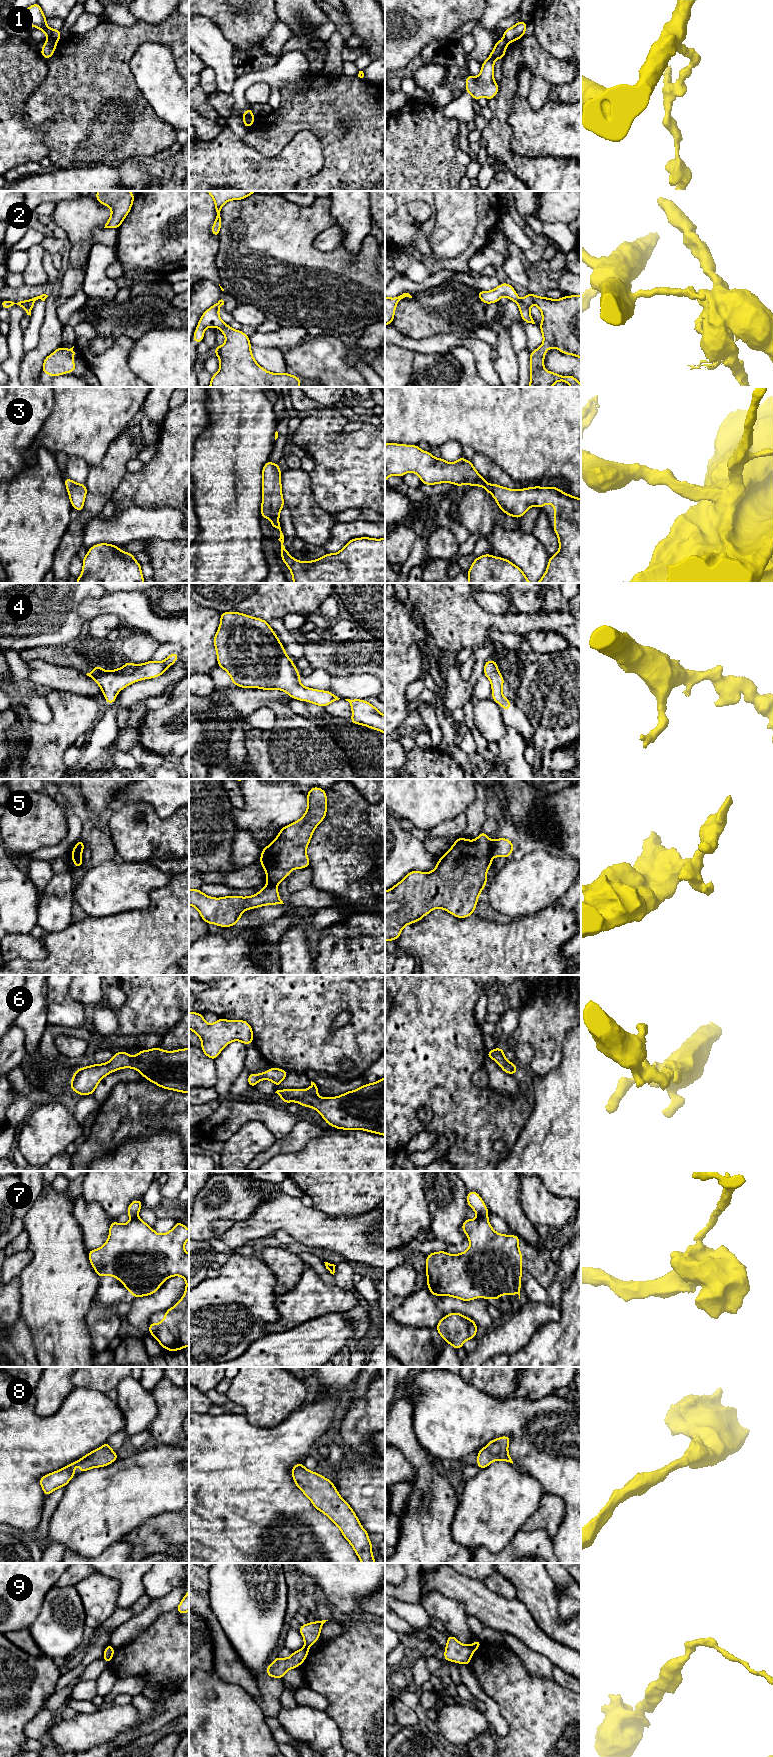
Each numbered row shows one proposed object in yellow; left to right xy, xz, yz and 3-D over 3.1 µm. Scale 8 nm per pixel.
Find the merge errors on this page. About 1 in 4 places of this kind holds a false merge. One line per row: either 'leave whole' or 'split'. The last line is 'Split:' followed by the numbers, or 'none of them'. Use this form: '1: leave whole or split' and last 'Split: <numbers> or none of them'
1: split
2: split
3: leave whole
4: leave whole
5: split
6: leave whole
7: split
8: leave whole
9: split
Split: 1, 2, 5, 7, 9

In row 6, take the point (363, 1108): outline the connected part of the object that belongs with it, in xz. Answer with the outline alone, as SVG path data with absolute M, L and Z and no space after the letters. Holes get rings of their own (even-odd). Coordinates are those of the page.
M385 1076L374 1083L366 1083L360 1088L353 1091L345 1092L344 1094L337 1097L327 1097L322 1098L317 1094L319 1087L311 1081L311 1086L306 1089L284 1089L277 1090L277 1093L284 1104L289 1102L297 1102L304 1107L310 1107L315 1109L323 1117L328 1125L333 1126L336 1129L343 1130L364 1130L371 1133L379 1134L385 1136Z

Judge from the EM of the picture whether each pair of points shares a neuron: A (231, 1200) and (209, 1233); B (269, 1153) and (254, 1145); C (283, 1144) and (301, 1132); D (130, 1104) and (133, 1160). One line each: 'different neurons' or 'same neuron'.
A: same neuron
B: different neurons
C: same neuron
D: different neurons

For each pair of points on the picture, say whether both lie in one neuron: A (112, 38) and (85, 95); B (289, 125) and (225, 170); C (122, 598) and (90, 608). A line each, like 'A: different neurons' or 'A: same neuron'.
A: same neuron
B: different neurons
C: same neuron

